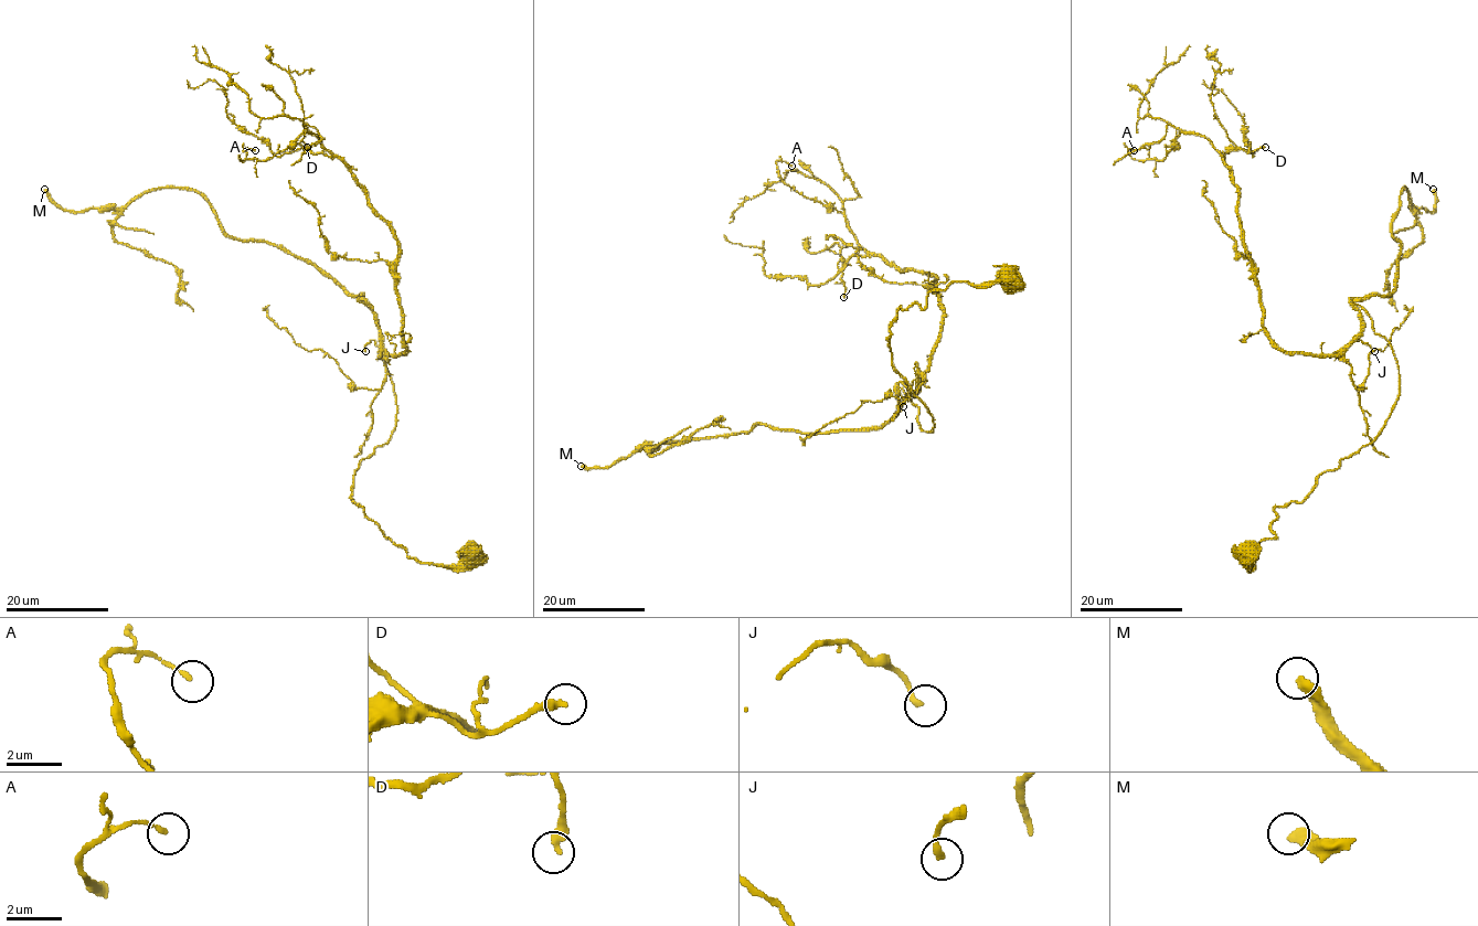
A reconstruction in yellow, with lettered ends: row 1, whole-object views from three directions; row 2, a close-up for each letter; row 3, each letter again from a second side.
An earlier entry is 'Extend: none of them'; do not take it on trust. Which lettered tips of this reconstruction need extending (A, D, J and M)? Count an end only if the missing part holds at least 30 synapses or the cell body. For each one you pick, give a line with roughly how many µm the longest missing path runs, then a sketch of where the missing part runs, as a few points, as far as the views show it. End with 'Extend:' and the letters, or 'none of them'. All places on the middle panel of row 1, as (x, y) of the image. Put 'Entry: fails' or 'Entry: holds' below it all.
M: missing 120 µm
Extend: M
Entry: fails

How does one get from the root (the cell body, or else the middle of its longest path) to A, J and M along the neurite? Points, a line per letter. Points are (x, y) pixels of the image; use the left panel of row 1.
A: (470, 557), (418, 562), (351, 498), (395, 427), (365, 304), (403, 352), (394, 231), (316, 135), (255, 150)
J: (470, 557), (421, 564), (352, 502), (354, 472), (396, 414), (365, 304), (380, 328), (365, 351)
M: (470, 557), (421, 564), (352, 502), (396, 414), (362, 295), (227, 235), (193, 191), (72, 211), (44, 189)

